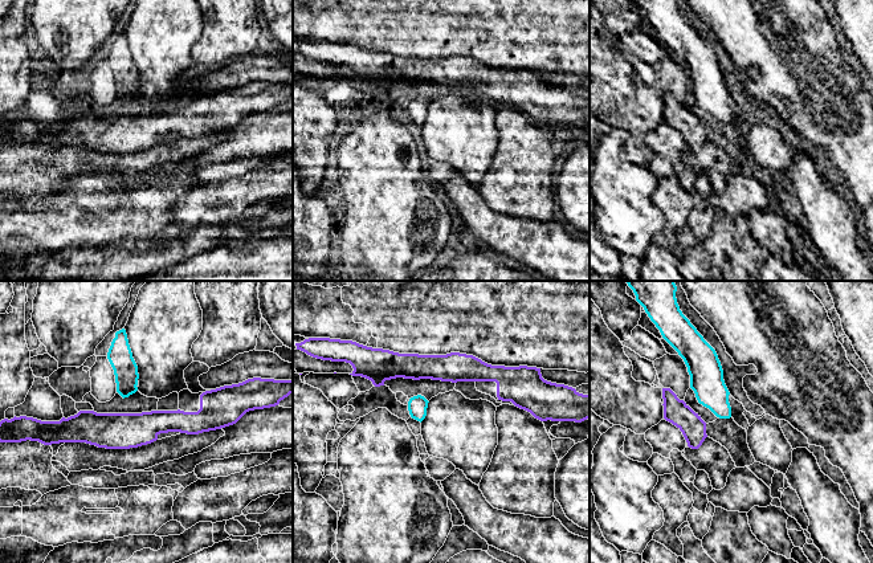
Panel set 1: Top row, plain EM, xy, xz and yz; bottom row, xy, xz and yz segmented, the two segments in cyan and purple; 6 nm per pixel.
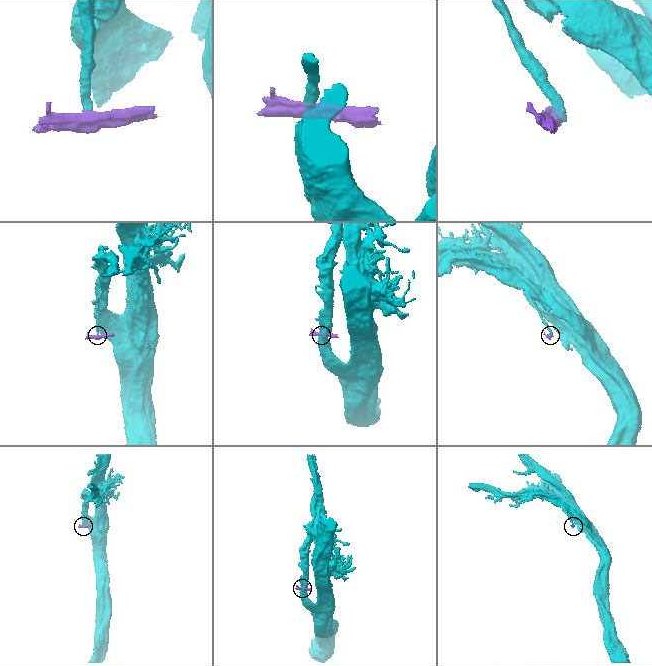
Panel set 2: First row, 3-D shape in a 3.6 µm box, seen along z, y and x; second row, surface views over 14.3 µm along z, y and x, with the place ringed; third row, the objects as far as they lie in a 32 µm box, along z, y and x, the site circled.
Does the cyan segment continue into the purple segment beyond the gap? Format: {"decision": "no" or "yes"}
{"decision": "no"}

